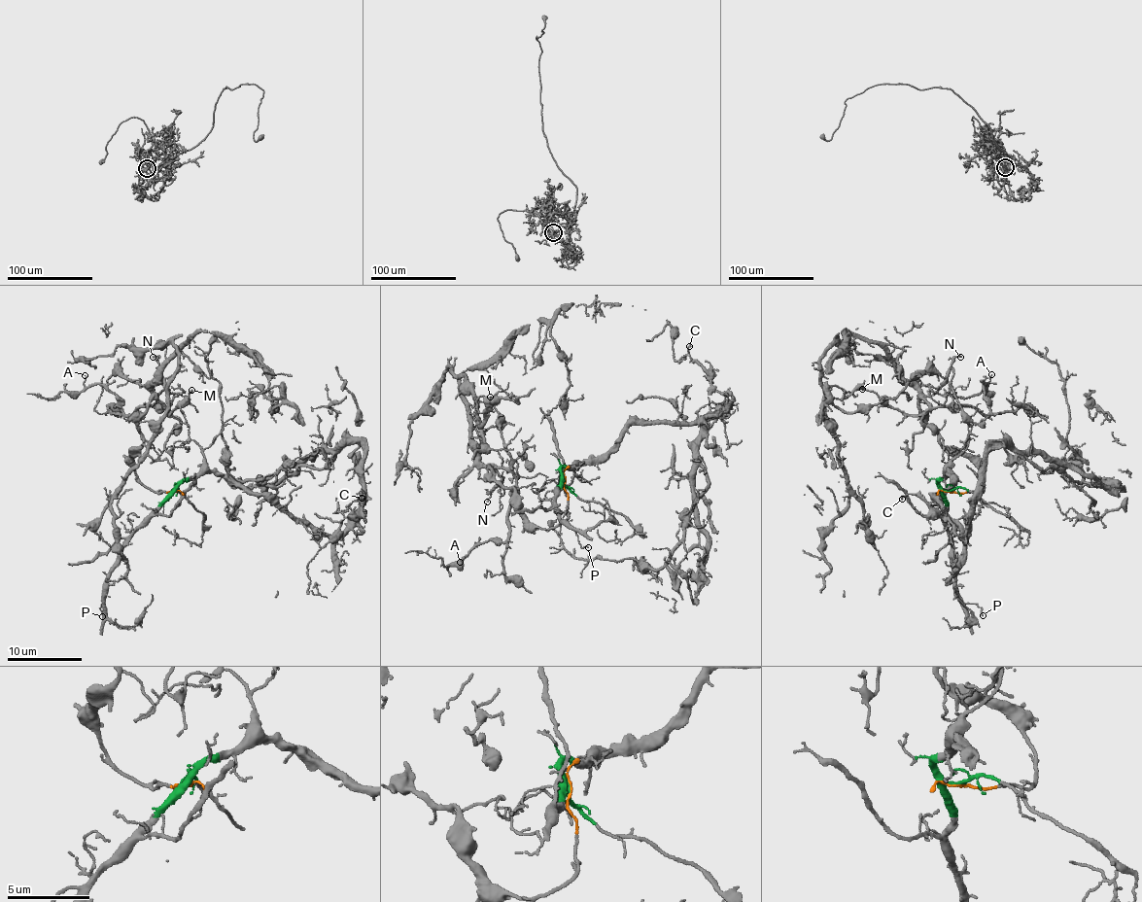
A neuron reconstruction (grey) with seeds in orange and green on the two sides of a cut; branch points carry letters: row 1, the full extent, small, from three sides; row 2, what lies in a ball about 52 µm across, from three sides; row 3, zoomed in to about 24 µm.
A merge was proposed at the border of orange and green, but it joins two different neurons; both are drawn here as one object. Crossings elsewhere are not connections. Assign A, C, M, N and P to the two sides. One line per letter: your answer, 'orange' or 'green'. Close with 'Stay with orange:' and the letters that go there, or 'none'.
A: orange
C: green
M: orange
N: orange
P: green
Stay with orange: A, M, N

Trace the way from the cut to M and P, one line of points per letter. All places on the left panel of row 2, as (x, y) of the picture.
M: (175, 493), (139, 479), (133, 453), (140, 451), (138, 424), (147, 405), (159, 399), (170, 414), (191, 389)
P: (175, 491), (121, 548), (121, 561), (105, 583), (104, 604), (101, 604), (103, 616)

